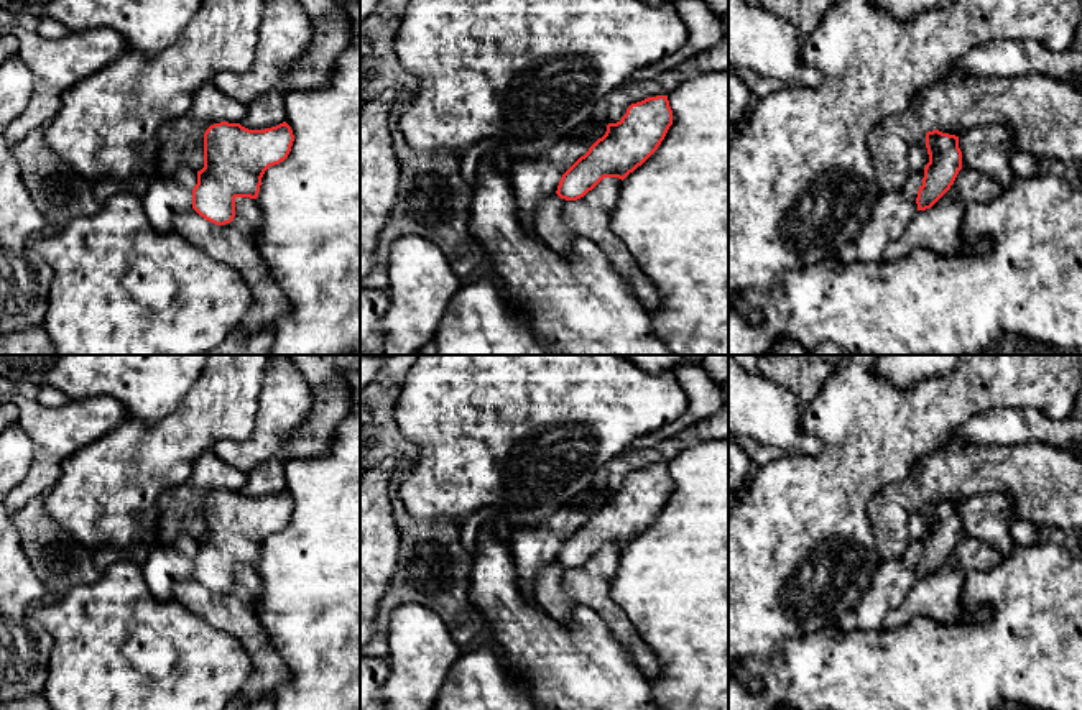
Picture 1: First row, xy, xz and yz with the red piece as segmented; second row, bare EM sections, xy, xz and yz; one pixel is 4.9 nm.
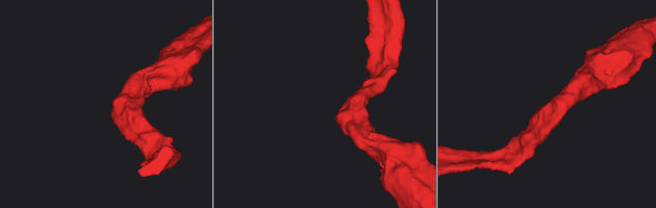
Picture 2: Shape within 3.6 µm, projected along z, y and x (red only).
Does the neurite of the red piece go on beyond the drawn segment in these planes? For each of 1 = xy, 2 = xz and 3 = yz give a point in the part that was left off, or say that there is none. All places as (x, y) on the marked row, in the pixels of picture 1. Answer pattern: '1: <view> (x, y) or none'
1: none
2: none
3: none

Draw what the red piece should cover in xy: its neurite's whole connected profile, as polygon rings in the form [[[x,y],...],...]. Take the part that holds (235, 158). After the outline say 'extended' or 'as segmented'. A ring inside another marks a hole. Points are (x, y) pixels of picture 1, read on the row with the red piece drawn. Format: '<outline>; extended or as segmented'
[[[220,122],[204,133],[204,168],[197,171],[192,209],[215,225],[235,217],[235,199],[257,199],[270,166],[284,161],[294,135],[283,122],[265,130]]]; as segmented

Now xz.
[[[668,95],[631,104],[622,120],[608,123],[605,135],[562,174],[556,194],[577,201],[603,178],[623,181],[658,150],[671,125]]]; as segmented

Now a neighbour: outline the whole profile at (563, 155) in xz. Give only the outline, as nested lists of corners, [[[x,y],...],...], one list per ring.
[[[594,118],[551,146],[543,156],[511,164],[515,205],[528,230],[533,230],[534,205],[557,191],[562,174],[605,135],[607,125],[602,118]]]

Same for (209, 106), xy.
[[[212,82],[202,84],[192,97],[189,110],[163,125],[164,140],[160,148],[160,176],[173,178],[183,166],[194,171],[204,168],[204,133],[220,122],[240,123],[247,105],[222,94]]]

